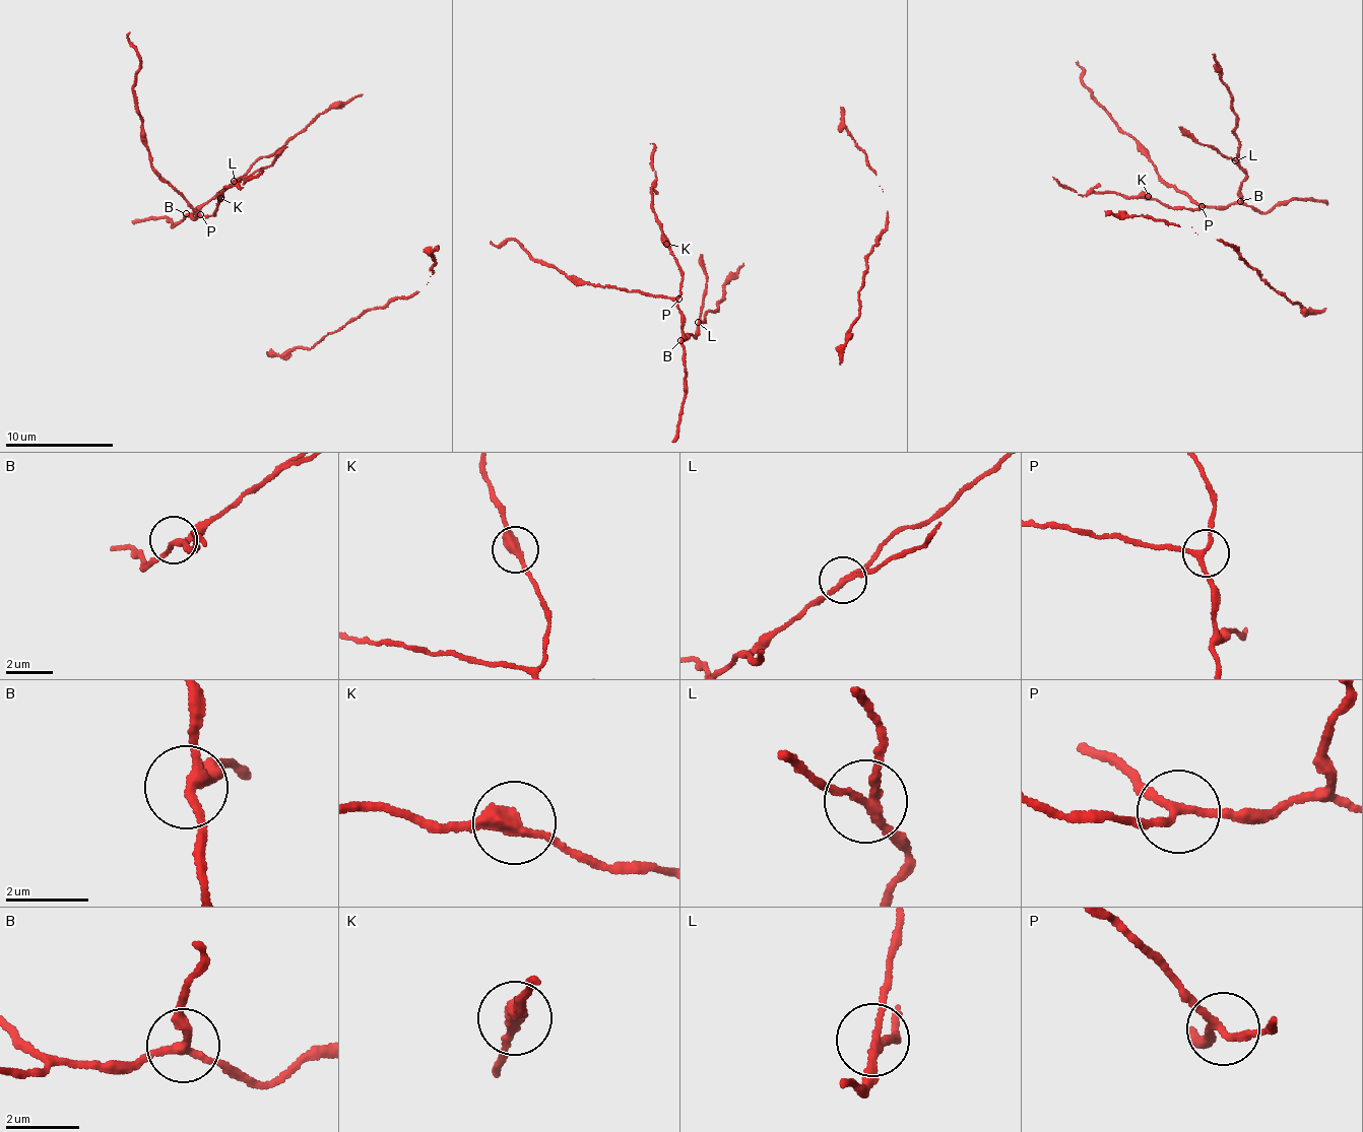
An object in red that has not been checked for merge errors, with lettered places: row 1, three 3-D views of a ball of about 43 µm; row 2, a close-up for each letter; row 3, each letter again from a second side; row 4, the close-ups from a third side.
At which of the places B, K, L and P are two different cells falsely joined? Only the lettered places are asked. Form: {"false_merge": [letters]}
{"false_merge": ["L"]}

